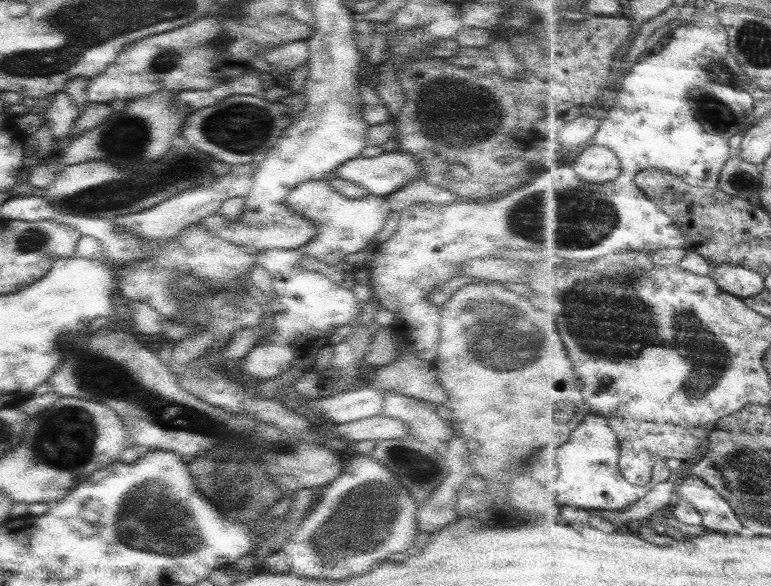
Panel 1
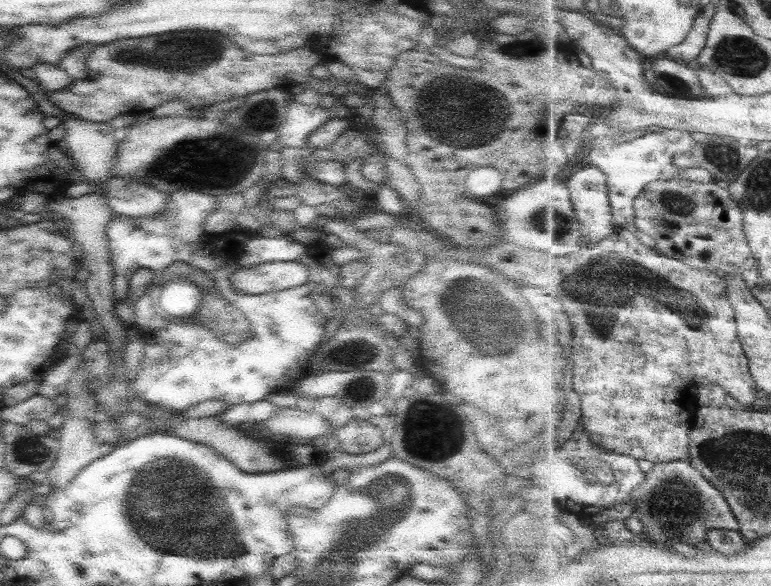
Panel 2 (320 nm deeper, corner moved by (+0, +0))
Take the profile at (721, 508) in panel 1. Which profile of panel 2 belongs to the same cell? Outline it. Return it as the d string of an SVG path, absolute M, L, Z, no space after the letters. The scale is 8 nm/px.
M690 460L654 464L646 474L647 478L632 490L631 500L635 508L633 516L641 520L645 536L651 544L661 546L669 544L667 546L669 550L672 548L670 544L678 541L696 546L693 536L695 524L702 524L706 530L740 529L740 522L730 507L726 495L705 478Z

